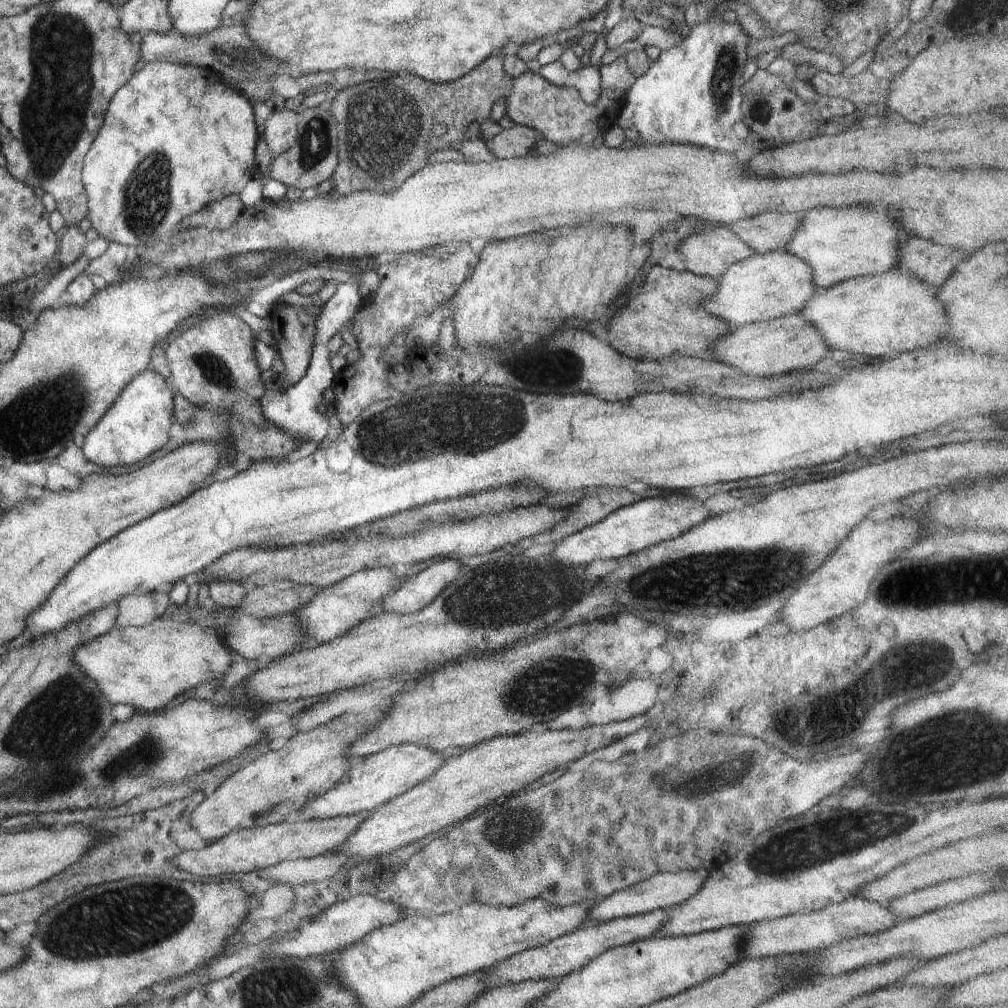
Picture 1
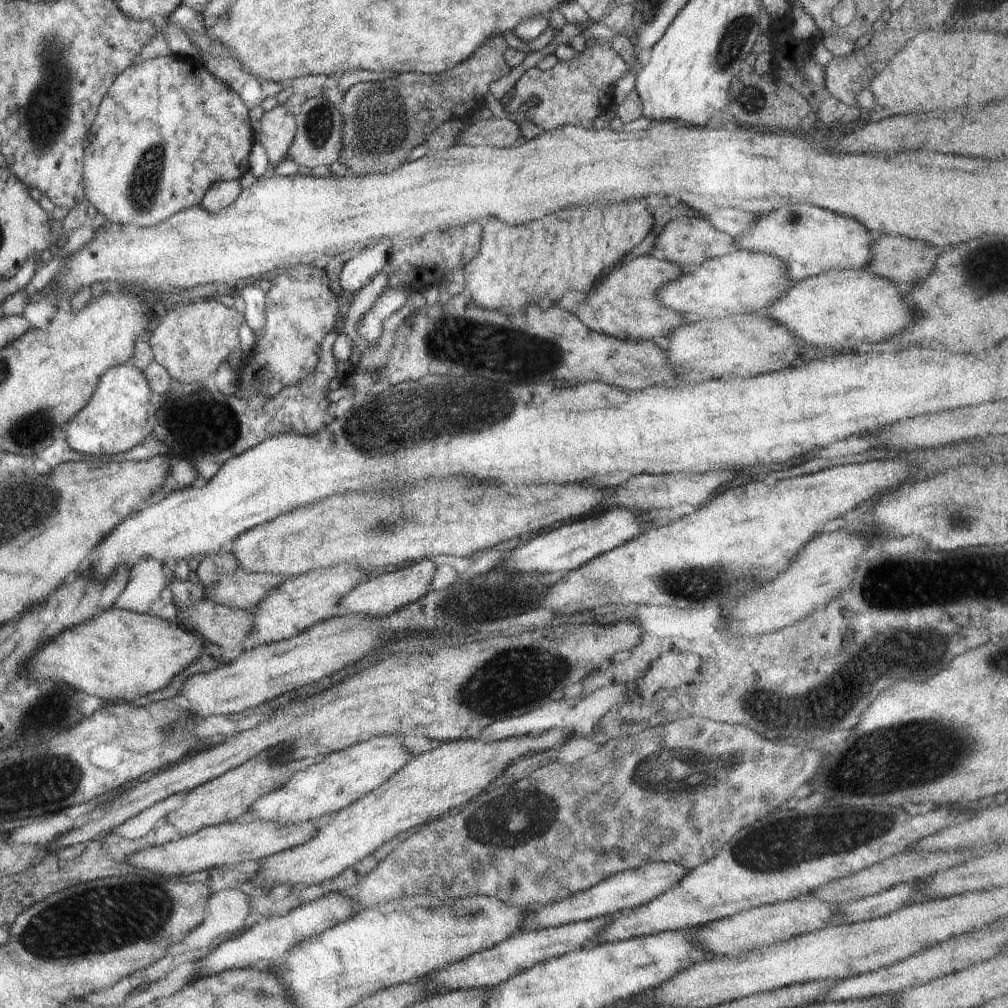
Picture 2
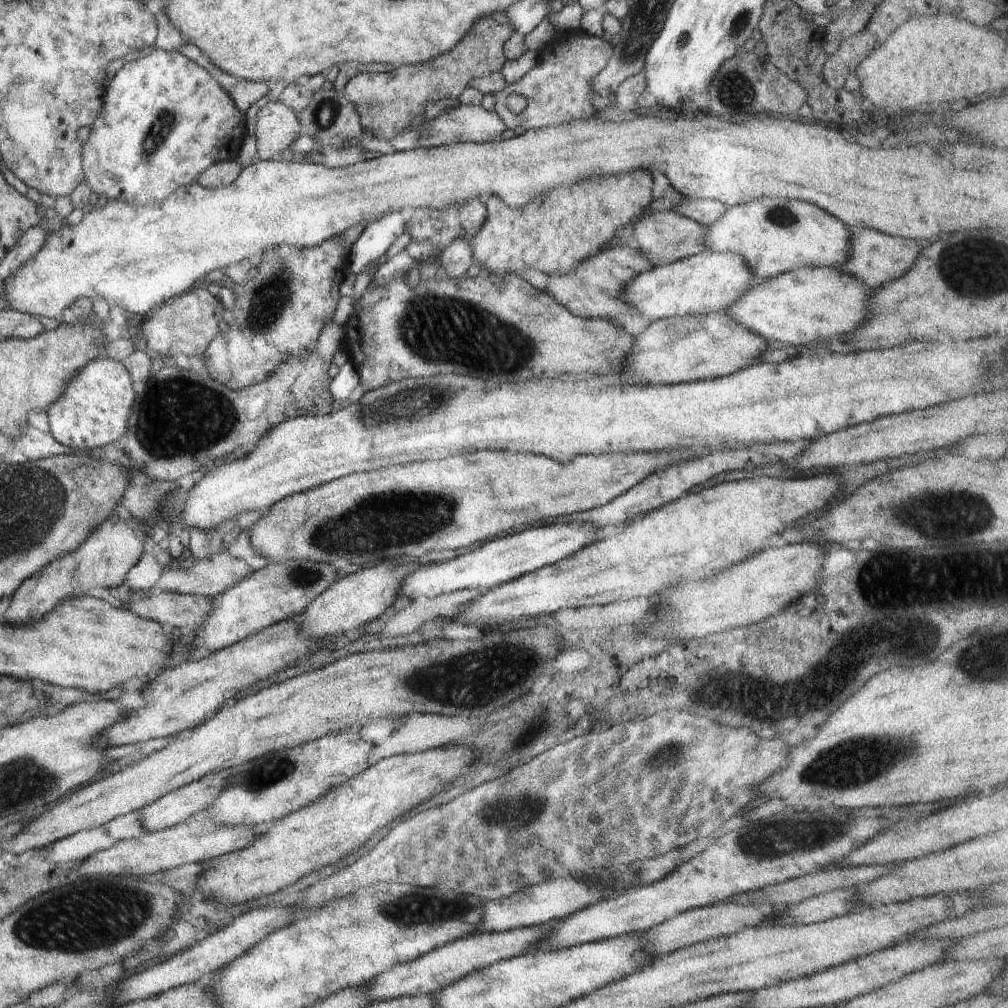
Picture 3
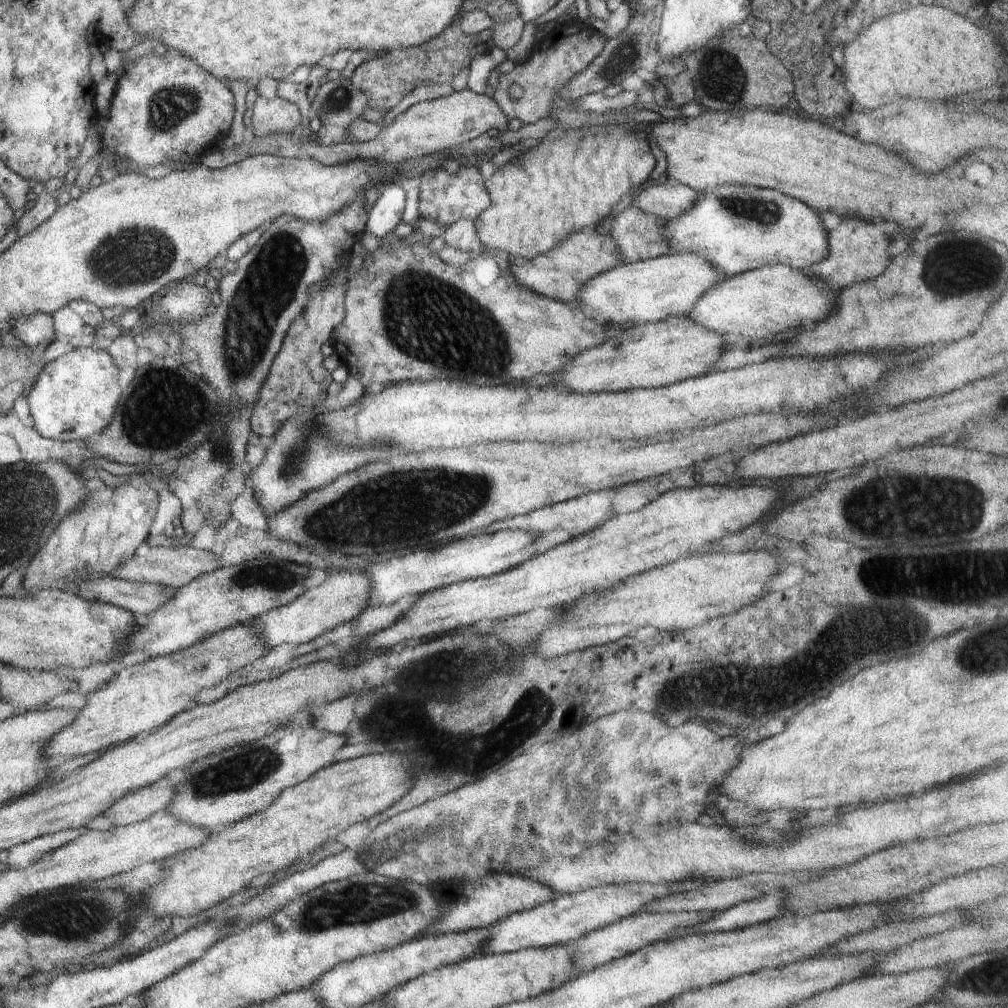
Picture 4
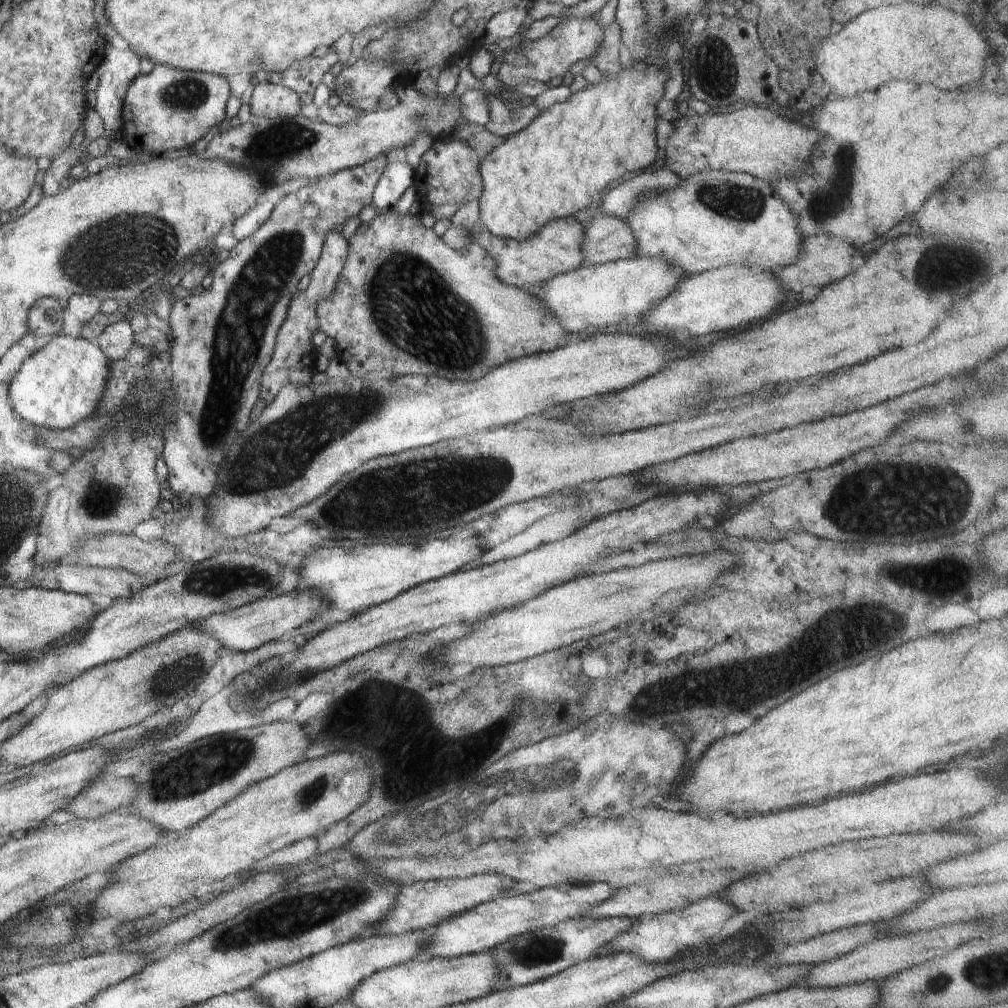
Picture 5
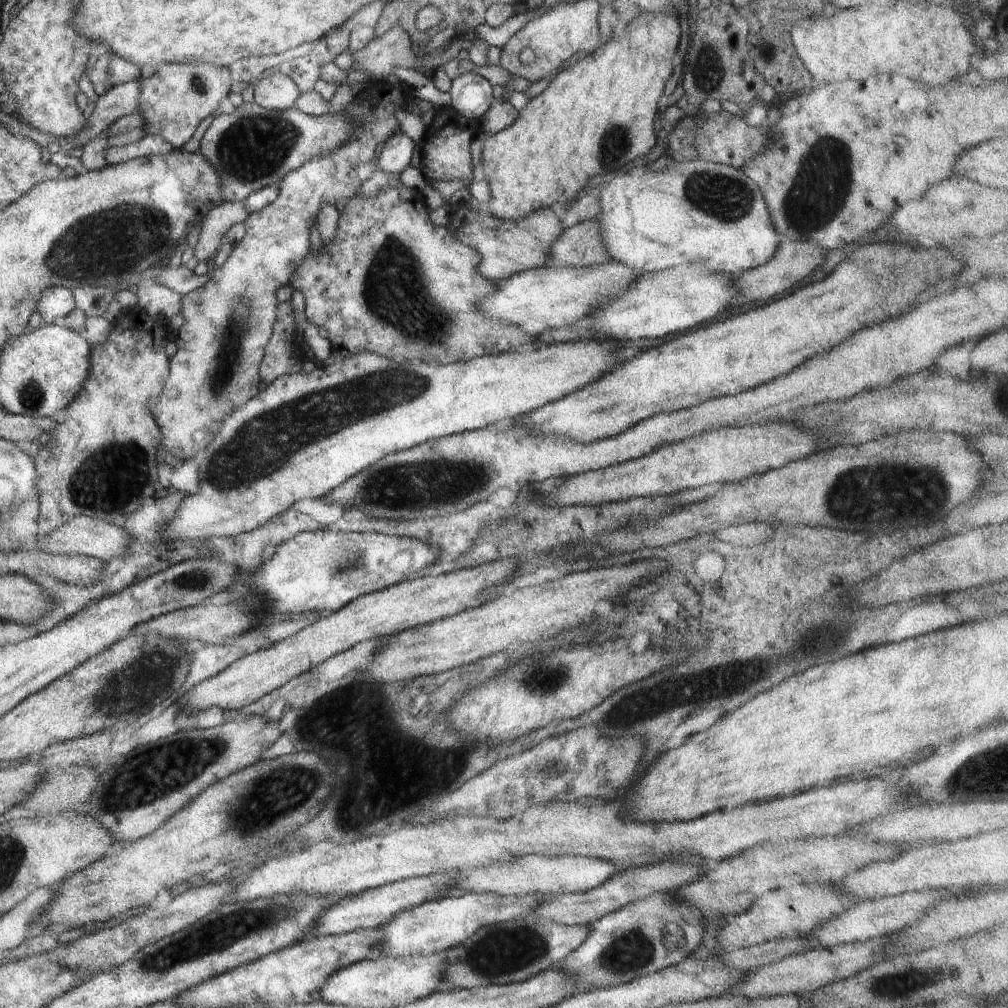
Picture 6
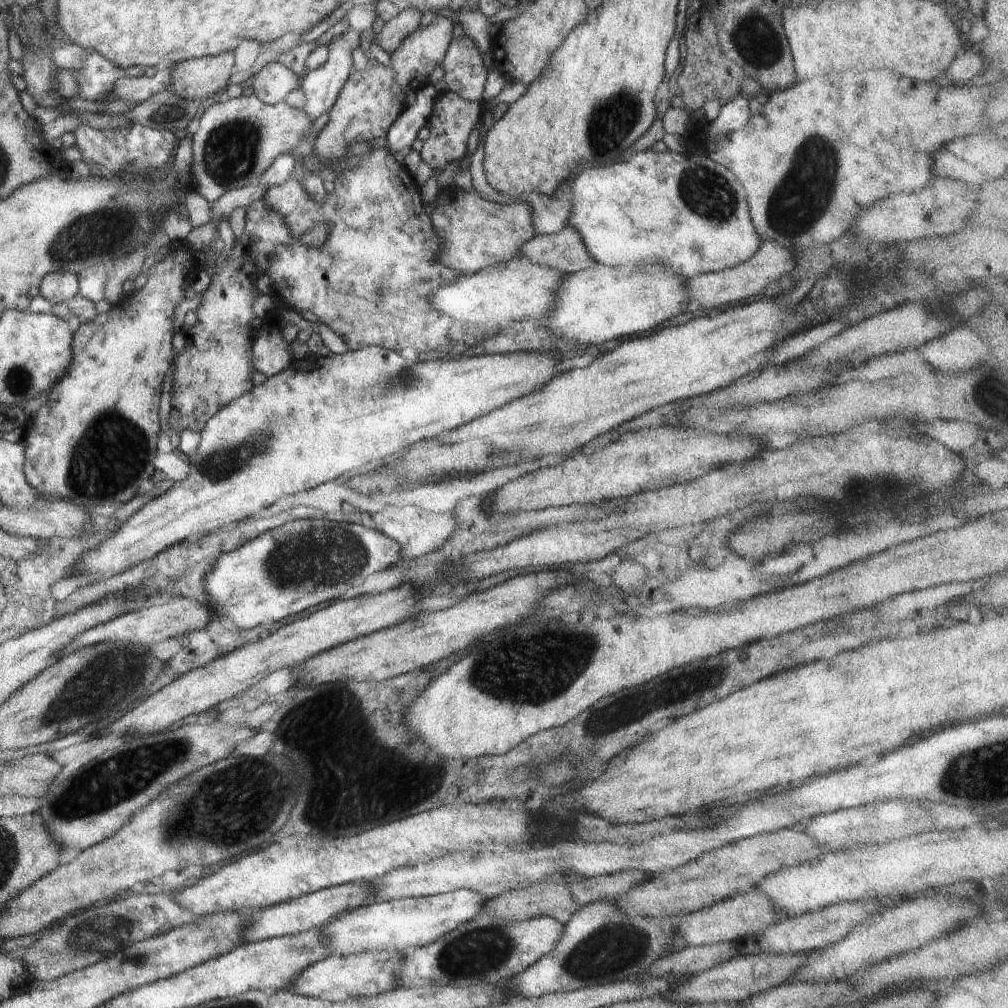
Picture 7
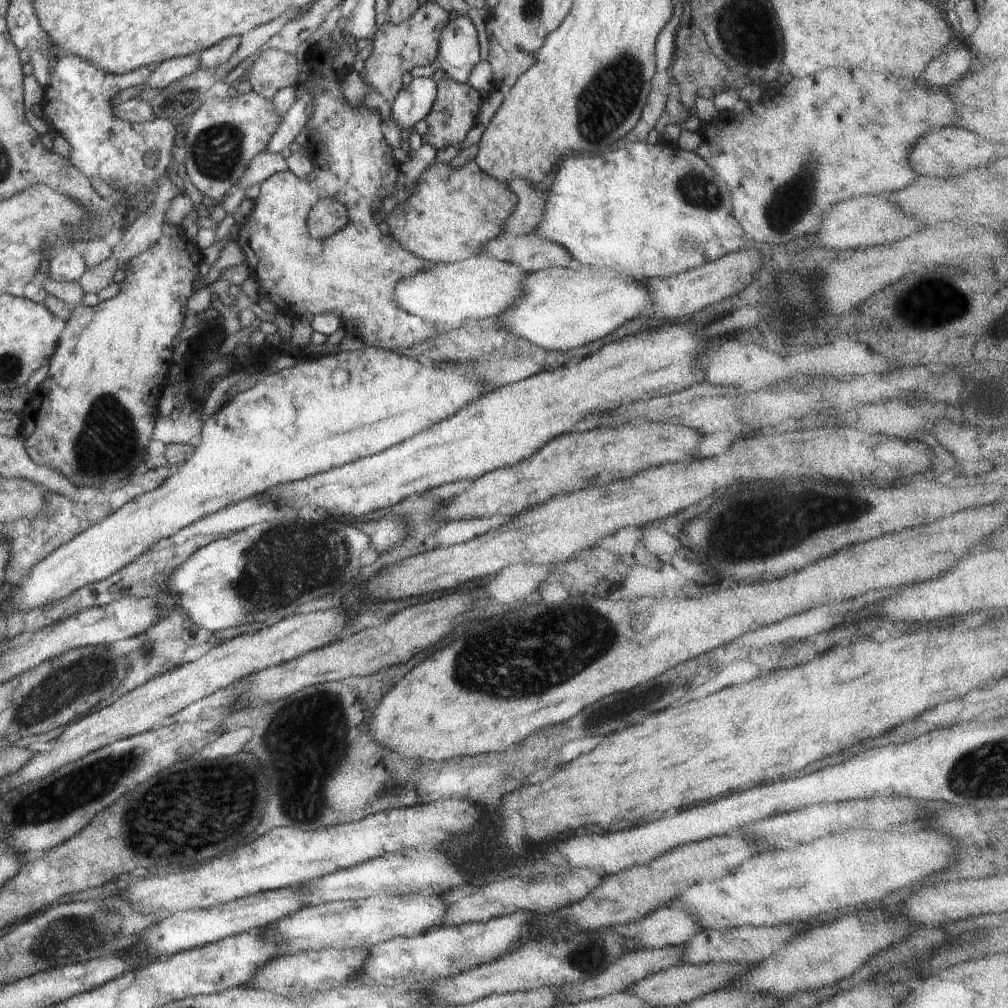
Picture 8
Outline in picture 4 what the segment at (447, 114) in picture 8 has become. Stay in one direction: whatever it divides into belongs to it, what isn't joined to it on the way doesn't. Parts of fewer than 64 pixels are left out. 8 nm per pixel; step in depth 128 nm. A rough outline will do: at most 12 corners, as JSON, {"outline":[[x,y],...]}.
{"outline":[[476,168],[419,177],[419,216],[453,225],[491,203]]}

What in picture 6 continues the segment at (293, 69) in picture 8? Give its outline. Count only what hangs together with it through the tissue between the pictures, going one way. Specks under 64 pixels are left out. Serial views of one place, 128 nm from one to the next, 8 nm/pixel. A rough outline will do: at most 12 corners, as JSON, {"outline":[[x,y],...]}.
{"outline":[[278,71],[256,81],[253,102],[281,111],[295,107],[294,81]]}

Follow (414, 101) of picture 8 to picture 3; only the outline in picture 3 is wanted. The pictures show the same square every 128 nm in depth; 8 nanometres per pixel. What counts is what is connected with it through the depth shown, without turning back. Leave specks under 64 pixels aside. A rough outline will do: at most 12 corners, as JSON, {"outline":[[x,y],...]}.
{"outline":[[402,213],[364,228],[349,248],[349,272],[383,262],[405,232]]}

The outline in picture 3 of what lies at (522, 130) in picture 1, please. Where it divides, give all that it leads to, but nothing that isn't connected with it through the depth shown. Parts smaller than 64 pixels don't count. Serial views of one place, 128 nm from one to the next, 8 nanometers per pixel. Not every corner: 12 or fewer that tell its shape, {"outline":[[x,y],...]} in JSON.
{"outline":[[461,102],[426,119],[422,147],[487,143],[507,126],[494,110]]}

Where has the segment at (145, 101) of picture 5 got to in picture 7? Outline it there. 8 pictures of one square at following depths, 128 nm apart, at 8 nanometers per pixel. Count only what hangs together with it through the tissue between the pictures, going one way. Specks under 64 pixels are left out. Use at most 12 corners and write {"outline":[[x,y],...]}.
{"outline":[[234,52],[173,65],[166,90],[211,103],[237,69]]}

